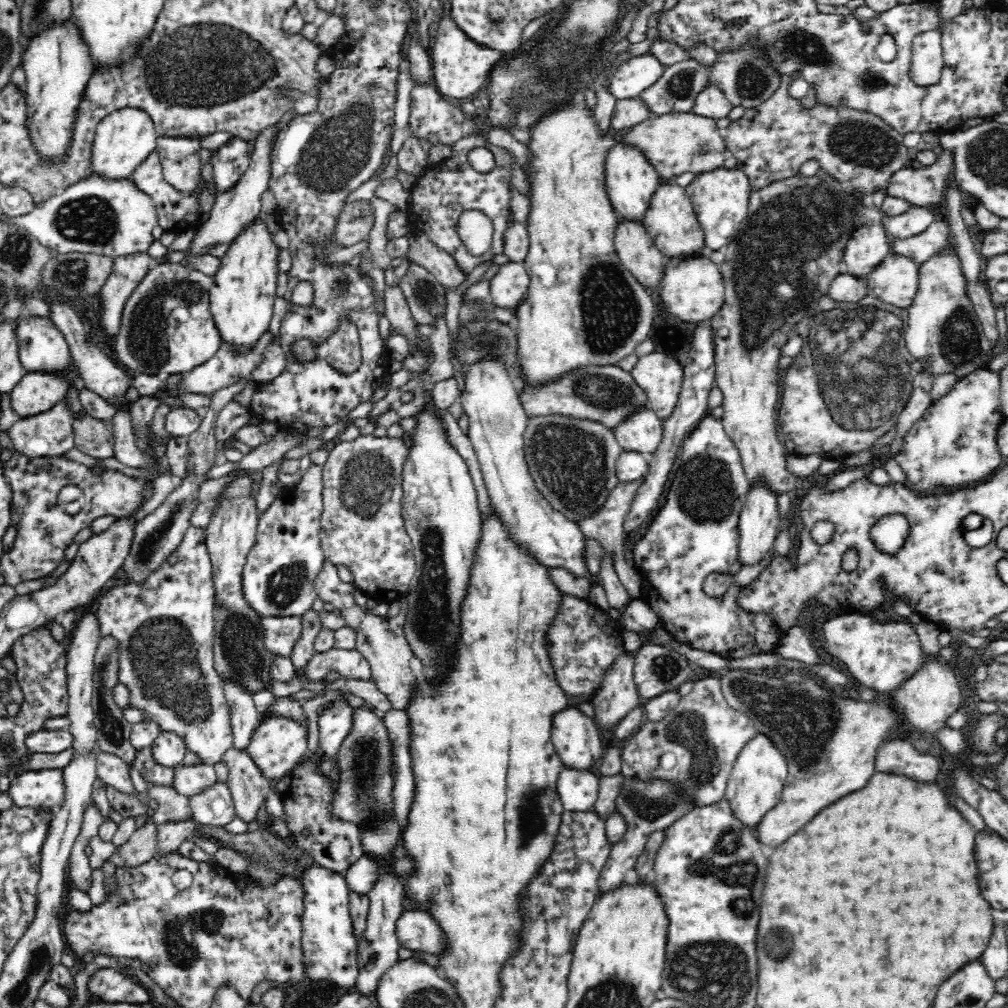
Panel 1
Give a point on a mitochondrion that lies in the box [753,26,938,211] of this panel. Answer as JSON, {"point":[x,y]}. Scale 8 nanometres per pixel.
{"point":[868,144]}

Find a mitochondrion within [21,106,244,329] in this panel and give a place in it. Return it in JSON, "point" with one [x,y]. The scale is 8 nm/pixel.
{"point":[91,220]}

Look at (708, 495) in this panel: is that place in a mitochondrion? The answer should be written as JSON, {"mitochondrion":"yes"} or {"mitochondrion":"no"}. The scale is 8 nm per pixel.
{"mitochondrion":"yes"}

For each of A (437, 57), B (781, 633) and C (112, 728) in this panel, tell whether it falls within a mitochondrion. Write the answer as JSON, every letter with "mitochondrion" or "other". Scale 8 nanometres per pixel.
{"A":"other","B":"other","C":"mitochondrion"}

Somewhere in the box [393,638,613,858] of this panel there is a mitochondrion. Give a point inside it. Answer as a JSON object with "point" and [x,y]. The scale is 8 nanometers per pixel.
{"point":[530,819]}

